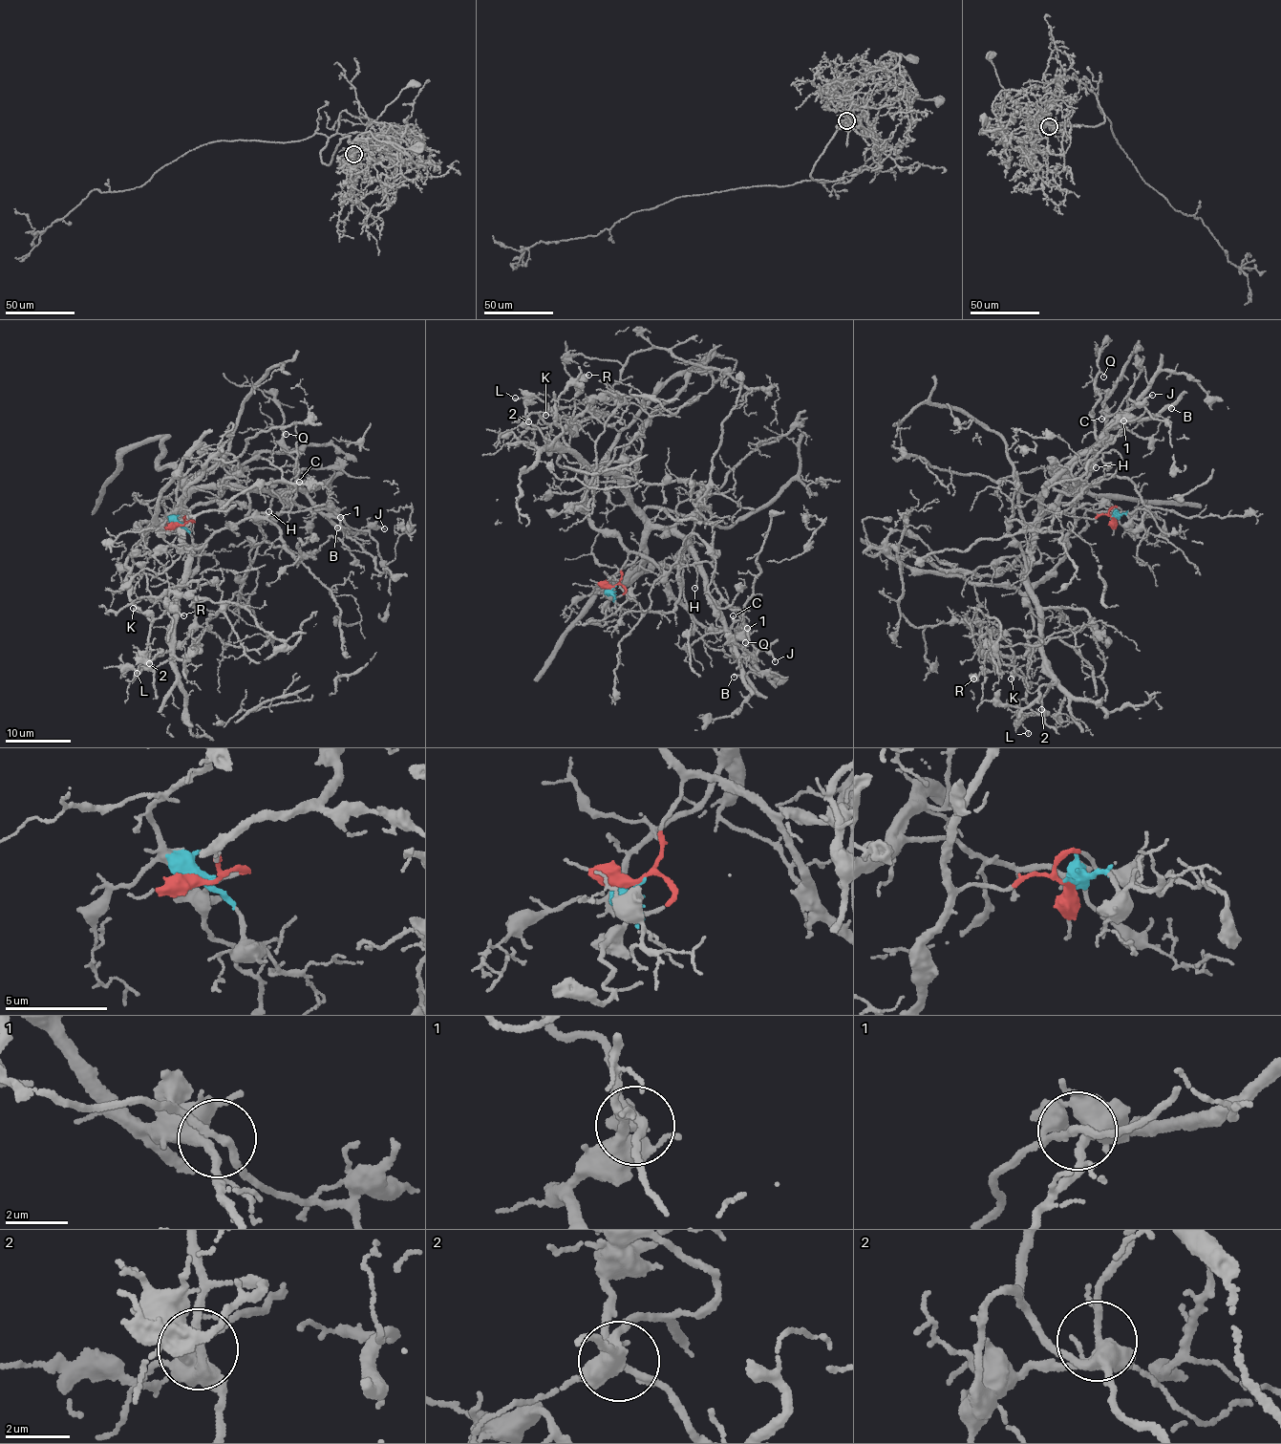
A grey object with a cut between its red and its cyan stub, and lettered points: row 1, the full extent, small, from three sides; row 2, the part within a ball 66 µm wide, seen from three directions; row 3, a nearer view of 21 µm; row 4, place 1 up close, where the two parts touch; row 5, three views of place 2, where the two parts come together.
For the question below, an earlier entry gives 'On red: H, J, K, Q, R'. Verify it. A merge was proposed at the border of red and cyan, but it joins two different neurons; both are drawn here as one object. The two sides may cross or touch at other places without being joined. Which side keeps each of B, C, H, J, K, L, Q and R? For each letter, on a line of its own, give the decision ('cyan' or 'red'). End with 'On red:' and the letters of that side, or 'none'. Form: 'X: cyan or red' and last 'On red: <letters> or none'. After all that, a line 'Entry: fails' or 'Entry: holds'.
B: cyan
C: red
H: red
J: red
K: red
L: cyan
Q: cyan
R: red
On red: C, H, J, K, R
Entry: fails

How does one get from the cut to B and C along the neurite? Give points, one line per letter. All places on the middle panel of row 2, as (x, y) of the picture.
B: (614, 586), (607, 588), (640, 553), (651, 530), (676, 535), (734, 644), (740, 674), (733, 677)
C: (614, 586), (630, 552), (645, 555), (660, 570), (711, 647), (736, 657), (730, 632), (734, 615)

